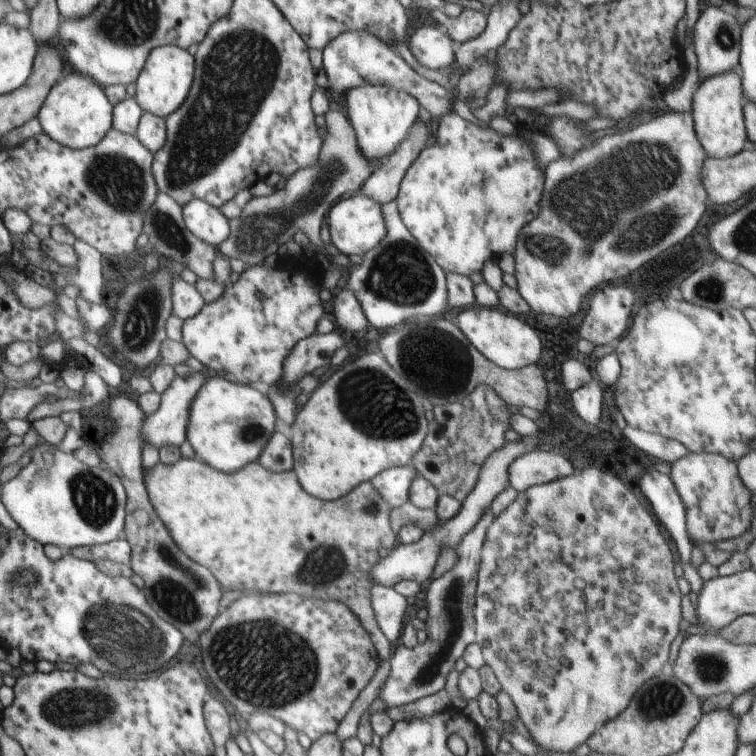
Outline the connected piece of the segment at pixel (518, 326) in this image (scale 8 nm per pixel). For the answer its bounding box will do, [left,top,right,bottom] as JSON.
[457,307,542,369]

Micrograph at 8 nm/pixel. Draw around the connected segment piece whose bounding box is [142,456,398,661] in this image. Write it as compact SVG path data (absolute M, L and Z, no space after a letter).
M181 457L175 463L157 462L155 466L142 468L144 482L146 484L147 492L150 500L152 500L153 507L157 515L164 522L165 527L176 544L186 556L189 556L193 561L206 566L210 572L214 572L216 580L221 584L222 590L238 590L238 592L264 592L264 594L280 594L280 592L294 592L303 597L310 597L320 600L335 600L342 601L350 610L358 617L360 625L362 625L366 632L369 632L372 642L376 647L380 660L391 660L391 654L394 651L393 644L383 635L382 629L377 623L372 605L371 605L371 588L376 585L371 579L373 576L373 568L381 560L380 548L394 548L398 544L398 536L394 534L389 521L391 512L390 506L385 500L382 500L381 495L373 487L369 481L359 484L353 488L346 496L342 498L329 501L319 498L312 498L310 494L306 494L300 484L296 482L296 473L293 470L275 473L266 470L257 460L253 463L248 463L246 466L240 468L239 471L233 473L225 473L218 469L212 468L207 462L202 461L199 457L184 458Z

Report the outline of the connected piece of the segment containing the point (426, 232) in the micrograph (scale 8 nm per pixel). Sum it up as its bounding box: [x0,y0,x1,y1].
[395,112,545,276]

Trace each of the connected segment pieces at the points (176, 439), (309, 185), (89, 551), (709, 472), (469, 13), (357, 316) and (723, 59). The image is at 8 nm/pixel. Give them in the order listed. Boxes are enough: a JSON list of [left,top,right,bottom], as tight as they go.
[[141,371,206,448],[217,106,380,266],[65,538,132,563],[670,453,755,546],[430,8,487,45],[330,288,369,332],[694,7,741,80]]

